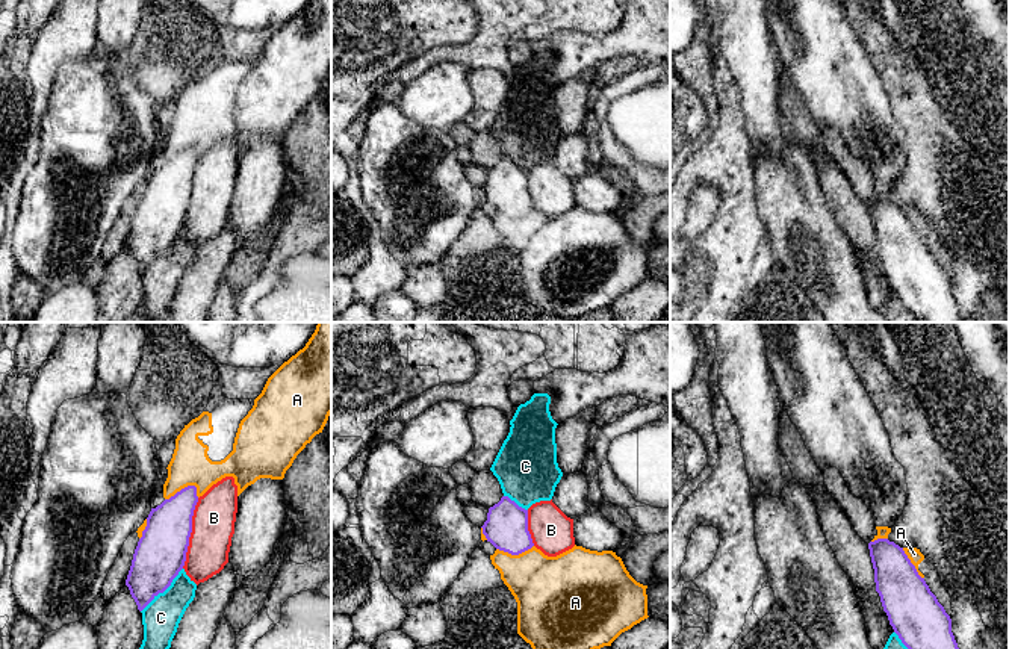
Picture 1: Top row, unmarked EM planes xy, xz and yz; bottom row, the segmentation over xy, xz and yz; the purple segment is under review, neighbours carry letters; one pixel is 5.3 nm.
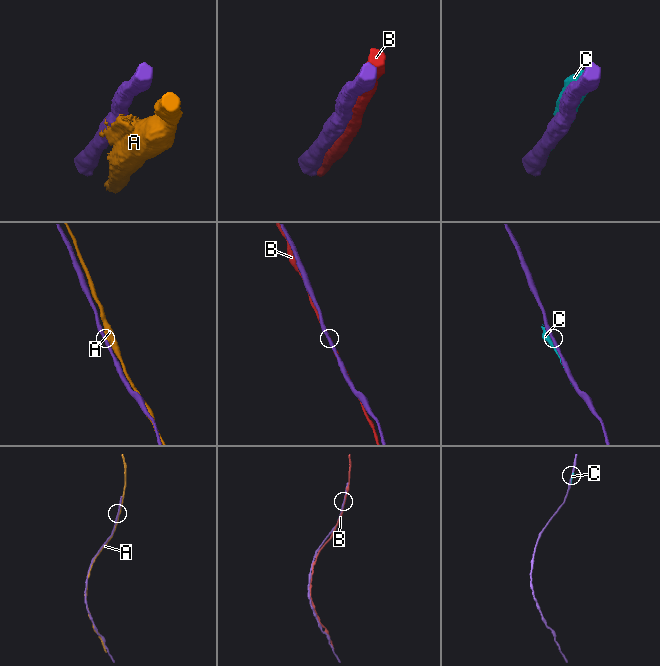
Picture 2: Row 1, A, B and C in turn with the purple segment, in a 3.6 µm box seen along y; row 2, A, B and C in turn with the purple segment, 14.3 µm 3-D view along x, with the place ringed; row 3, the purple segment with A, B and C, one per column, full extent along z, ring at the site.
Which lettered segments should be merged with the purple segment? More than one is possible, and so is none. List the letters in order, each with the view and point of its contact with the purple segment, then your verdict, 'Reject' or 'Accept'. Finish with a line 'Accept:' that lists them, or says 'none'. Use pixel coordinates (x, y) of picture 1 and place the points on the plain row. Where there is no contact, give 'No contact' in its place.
A: Touches purple at xy (182, 150). Reject
B: Touches purple at xy (191, 192). Reject
C: Touches purple at xy (164, 251). Reject
Accept: none

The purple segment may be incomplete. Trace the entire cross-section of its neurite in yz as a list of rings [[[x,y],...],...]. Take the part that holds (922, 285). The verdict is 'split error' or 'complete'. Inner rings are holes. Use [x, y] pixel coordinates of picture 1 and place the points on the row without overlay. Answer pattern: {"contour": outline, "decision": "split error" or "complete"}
{"contour": [[[888,200],[868,204],[876,253],[902,304],[923,322],[964,322],[952,280],[911,224]]], "decision": "complete"}

